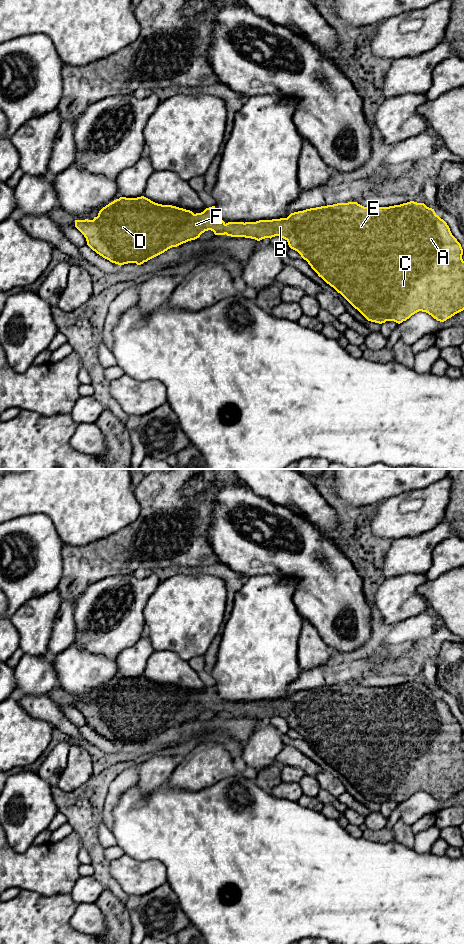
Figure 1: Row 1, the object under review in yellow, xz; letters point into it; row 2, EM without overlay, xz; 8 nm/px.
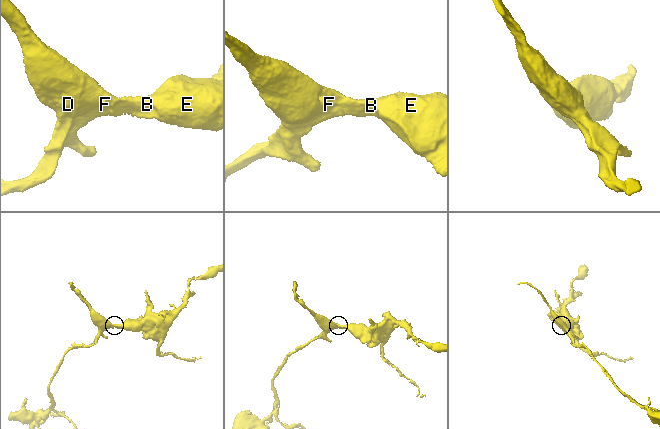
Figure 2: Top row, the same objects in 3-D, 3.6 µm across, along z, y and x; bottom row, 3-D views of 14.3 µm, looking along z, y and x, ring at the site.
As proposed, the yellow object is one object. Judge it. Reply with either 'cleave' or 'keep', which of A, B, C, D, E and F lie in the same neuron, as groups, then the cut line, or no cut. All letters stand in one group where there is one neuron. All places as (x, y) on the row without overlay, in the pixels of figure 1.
keep | A B C D E F | no cut

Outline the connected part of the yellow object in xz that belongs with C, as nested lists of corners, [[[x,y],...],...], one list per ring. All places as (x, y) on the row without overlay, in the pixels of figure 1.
[[[141,676],[137,678],[120,677],[103,687],[97,697],[93,700],[75,700],[75,707],[84,715],[87,725],[103,738],[118,745],[128,743],[136,743],[141,745],[144,742],[164,733],[172,727],[177,727],[183,723],[195,720],[205,711],[211,710],[215,715],[227,715],[231,717],[245,717],[260,721],[265,718],[279,716],[288,722],[291,729],[297,731],[301,737],[308,742],[311,748],[321,757],[327,764],[340,773],[355,789],[357,789],[368,801],[375,803],[385,803],[386,801],[394,801],[398,804],[409,799],[415,793],[422,791],[431,795],[434,799],[444,802],[455,794],[464,790],[464,741],[462,739],[463,729],[461,724],[452,715],[447,703],[441,699],[434,689],[427,687],[424,683],[410,681],[400,685],[389,687],[364,687],[357,682],[337,683],[333,685],[310,688],[303,691],[291,693],[287,698],[259,700],[256,702],[228,702],[225,703],[217,695],[215,686],[206,688],[201,693],[194,694],[190,690],[179,688],[172,685],[162,685]]]

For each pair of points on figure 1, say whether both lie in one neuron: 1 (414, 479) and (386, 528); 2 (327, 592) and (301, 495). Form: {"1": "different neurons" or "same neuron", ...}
{"1": "different neurons", "2": "different neurons"}

